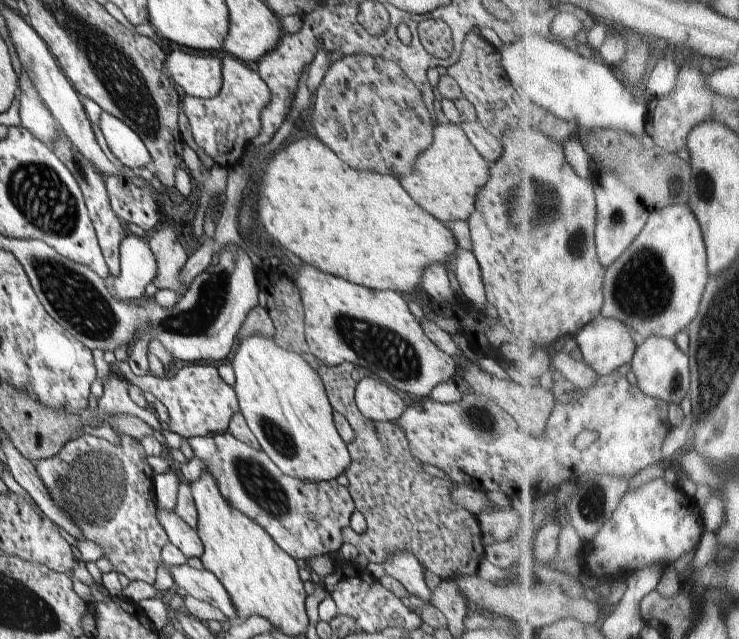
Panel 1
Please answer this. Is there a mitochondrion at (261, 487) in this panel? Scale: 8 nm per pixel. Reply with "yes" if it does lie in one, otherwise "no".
yes

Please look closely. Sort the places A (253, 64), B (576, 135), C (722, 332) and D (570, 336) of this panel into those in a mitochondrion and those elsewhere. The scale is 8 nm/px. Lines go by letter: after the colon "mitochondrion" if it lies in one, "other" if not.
A: other
B: other
C: mitochondrion
D: other

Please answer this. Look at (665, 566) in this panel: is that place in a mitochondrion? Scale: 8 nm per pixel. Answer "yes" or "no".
no

